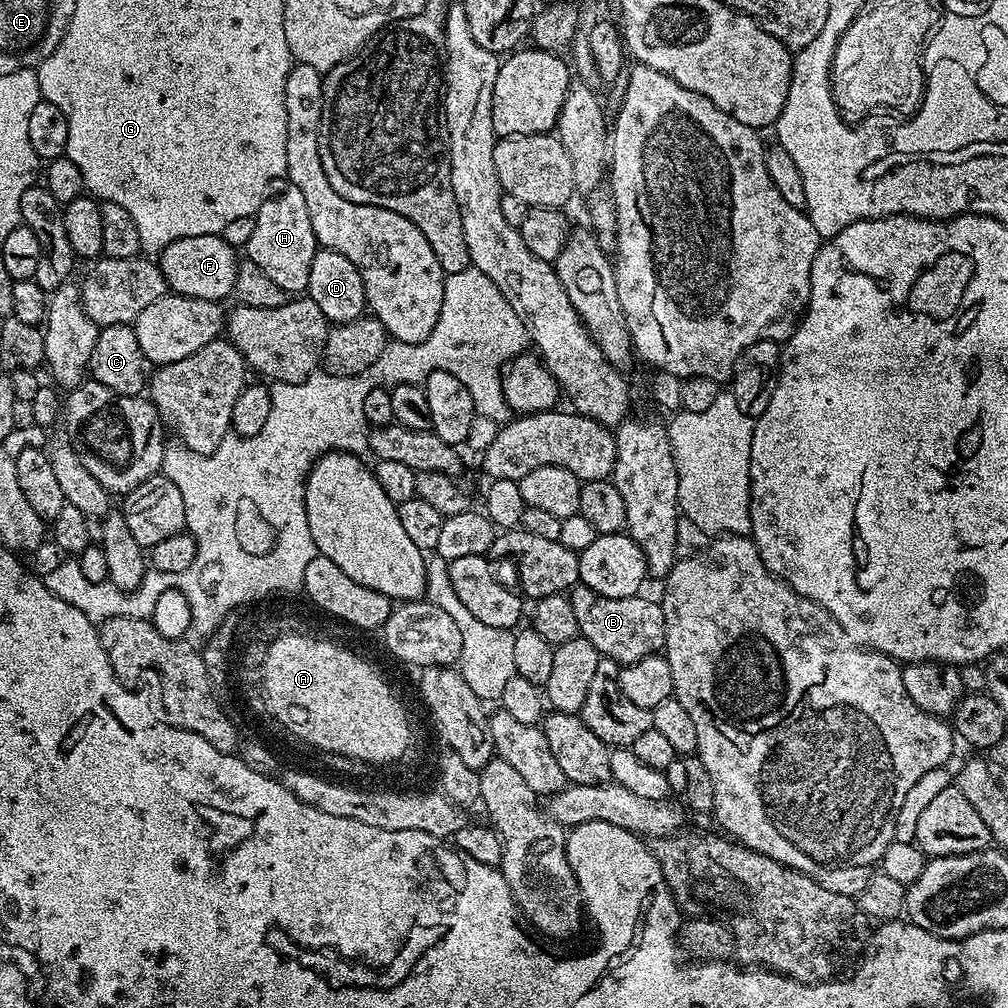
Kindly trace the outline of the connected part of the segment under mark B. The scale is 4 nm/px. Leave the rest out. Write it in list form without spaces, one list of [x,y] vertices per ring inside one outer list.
[[[579,583],[571,589],[570,599],[574,606],[574,618],[578,618],[578,630],[594,650],[598,650],[605,660],[613,660],[621,666],[638,662],[638,658],[657,655],[663,649],[666,634],[666,618],[655,599],[647,600],[644,594],[637,594],[630,598],[606,598],[584,584]]]

